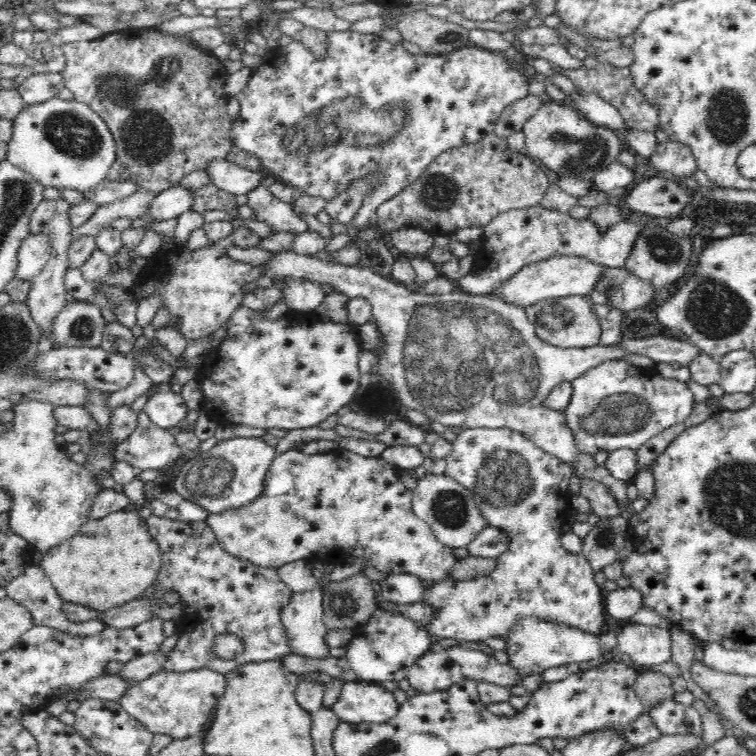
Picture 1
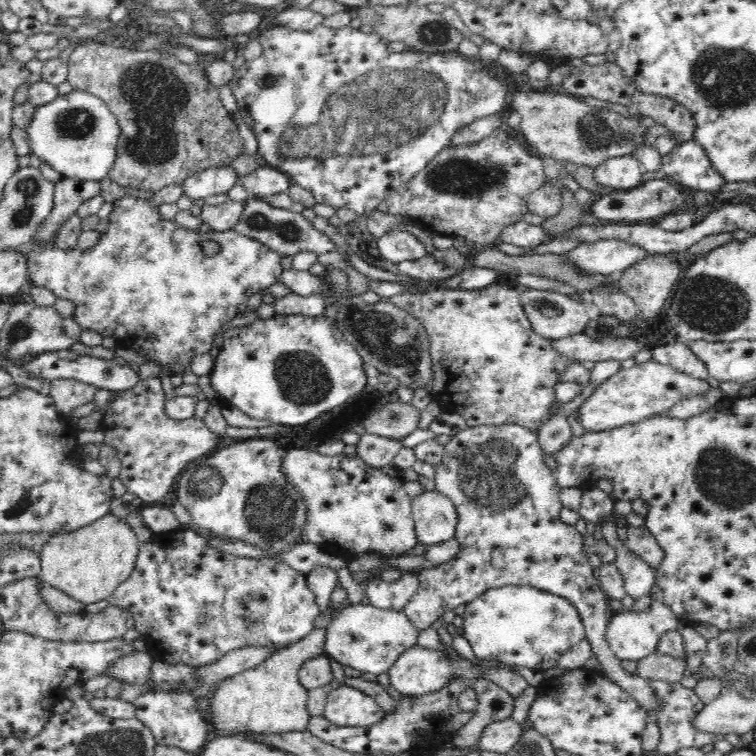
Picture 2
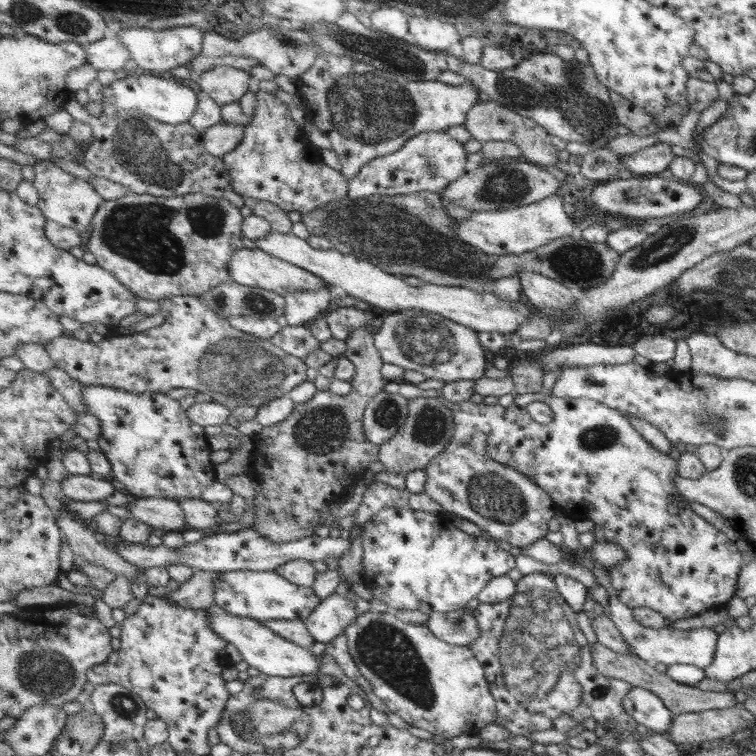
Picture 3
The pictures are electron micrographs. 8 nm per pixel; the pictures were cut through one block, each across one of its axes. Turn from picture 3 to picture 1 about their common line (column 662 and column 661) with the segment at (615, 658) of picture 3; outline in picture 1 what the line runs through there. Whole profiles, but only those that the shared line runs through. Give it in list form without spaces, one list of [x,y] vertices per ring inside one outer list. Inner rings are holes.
[[[660,672],[642,674],[634,684],[636,696],[644,707],[644,712],[650,712],[658,703],[672,698],[675,690],[671,678]]]

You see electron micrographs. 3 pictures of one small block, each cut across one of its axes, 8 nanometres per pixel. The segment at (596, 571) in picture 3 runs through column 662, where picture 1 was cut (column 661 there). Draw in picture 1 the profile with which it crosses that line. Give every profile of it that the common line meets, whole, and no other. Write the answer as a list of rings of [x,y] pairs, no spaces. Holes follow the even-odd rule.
[[[631,622],[622,625],[617,638],[620,652],[627,654],[636,665],[650,668],[672,661],[668,629]]]

